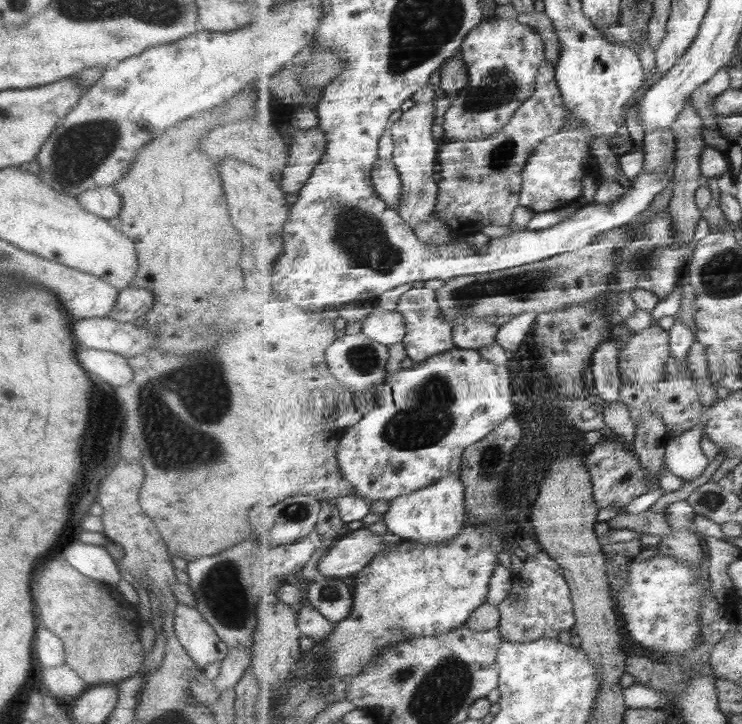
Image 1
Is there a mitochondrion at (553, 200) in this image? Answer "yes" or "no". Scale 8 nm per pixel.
no

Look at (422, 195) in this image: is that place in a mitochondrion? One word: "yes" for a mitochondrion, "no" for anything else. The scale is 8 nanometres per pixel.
yes

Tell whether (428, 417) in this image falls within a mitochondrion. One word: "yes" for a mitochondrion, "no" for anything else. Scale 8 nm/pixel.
yes

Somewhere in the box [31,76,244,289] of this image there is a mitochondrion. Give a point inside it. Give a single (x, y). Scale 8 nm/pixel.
(79, 150)

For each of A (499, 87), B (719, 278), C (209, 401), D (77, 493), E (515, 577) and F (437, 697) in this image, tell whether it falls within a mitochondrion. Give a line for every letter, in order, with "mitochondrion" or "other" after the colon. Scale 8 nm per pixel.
A: mitochondrion
B: mitochondrion
C: mitochondrion
D: other
E: other
F: mitochondrion

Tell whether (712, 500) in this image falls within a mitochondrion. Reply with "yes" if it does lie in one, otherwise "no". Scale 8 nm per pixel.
yes

